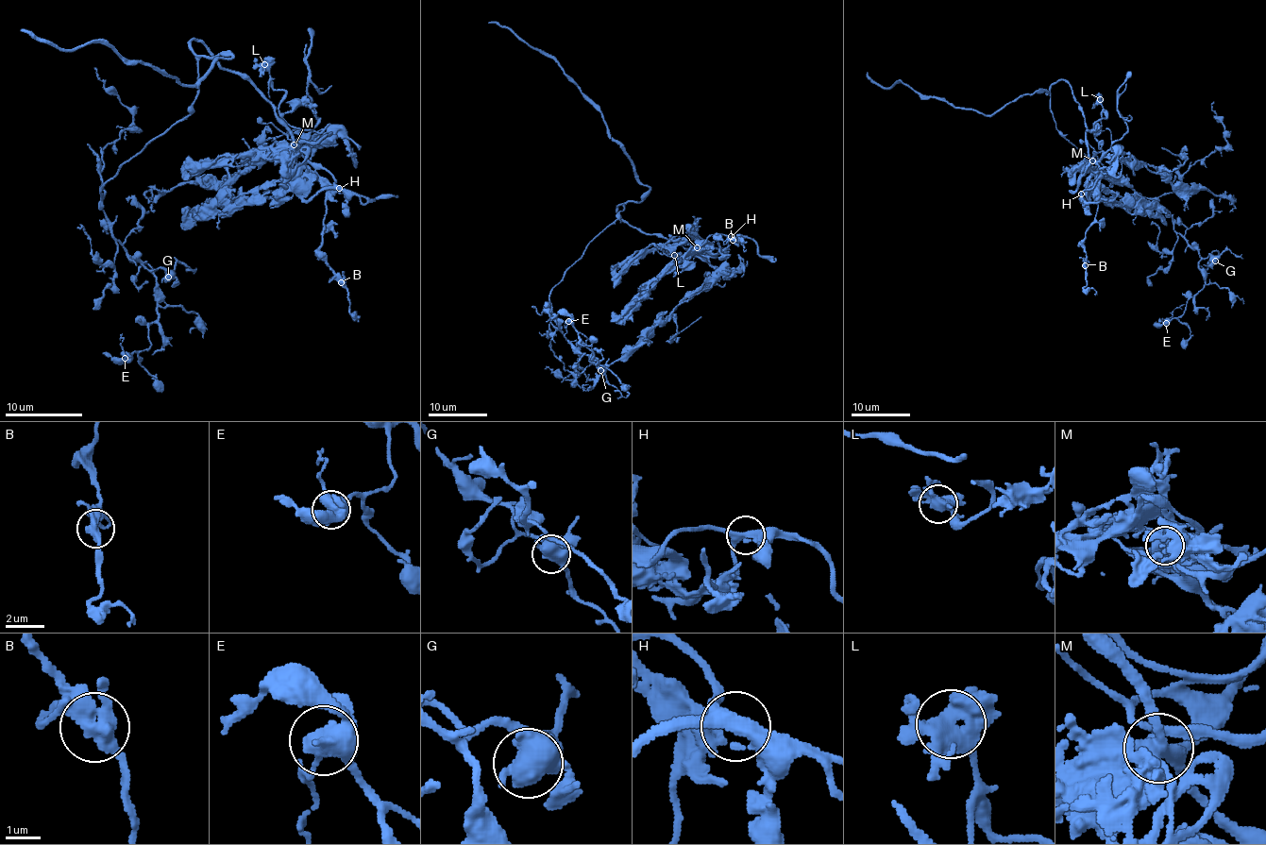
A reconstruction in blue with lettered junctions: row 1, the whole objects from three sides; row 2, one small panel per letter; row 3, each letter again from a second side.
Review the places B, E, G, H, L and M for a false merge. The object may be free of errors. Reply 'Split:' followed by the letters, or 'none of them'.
Split: none of them

